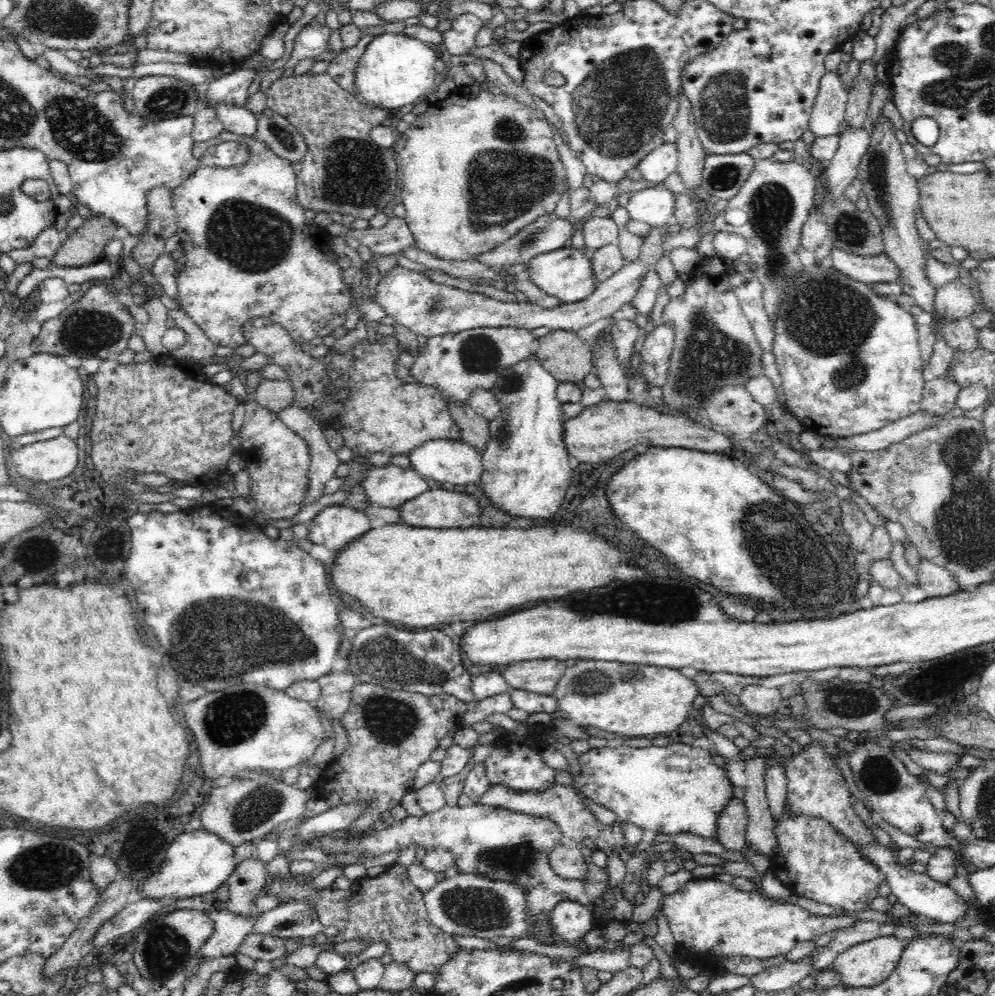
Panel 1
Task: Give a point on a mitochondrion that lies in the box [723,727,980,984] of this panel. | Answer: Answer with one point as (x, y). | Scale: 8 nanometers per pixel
(879, 775)

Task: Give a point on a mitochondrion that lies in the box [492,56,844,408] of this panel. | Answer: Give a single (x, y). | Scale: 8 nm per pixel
(723, 105)

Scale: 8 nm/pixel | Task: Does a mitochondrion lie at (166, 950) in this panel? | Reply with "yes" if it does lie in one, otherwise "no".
yes

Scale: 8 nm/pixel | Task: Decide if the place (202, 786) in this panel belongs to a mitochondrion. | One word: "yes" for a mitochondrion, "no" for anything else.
no

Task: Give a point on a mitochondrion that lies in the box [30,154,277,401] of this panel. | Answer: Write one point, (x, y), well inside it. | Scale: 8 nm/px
(86, 330)

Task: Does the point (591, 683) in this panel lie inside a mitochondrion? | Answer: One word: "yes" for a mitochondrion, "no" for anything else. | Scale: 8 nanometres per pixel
yes

